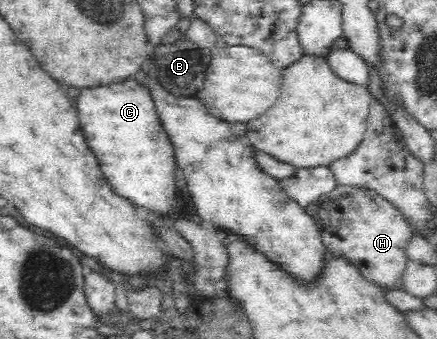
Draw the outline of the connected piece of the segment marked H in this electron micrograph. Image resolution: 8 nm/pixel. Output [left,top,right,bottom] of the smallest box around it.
[305,186,415,288]

